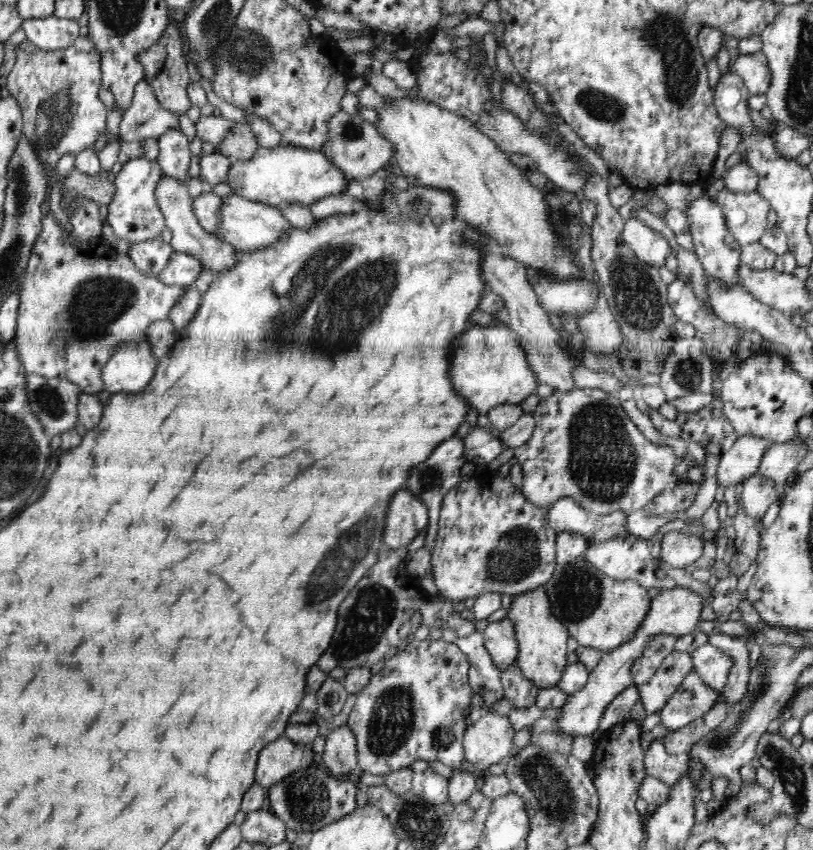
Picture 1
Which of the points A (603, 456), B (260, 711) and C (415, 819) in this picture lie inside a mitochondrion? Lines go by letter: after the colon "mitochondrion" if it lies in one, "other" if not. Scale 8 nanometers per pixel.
A: mitochondrion
B: other
C: mitochondrion

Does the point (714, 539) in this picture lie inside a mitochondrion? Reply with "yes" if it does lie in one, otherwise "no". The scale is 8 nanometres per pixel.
no

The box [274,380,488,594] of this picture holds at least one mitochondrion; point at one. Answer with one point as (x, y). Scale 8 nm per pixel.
(430, 477)

